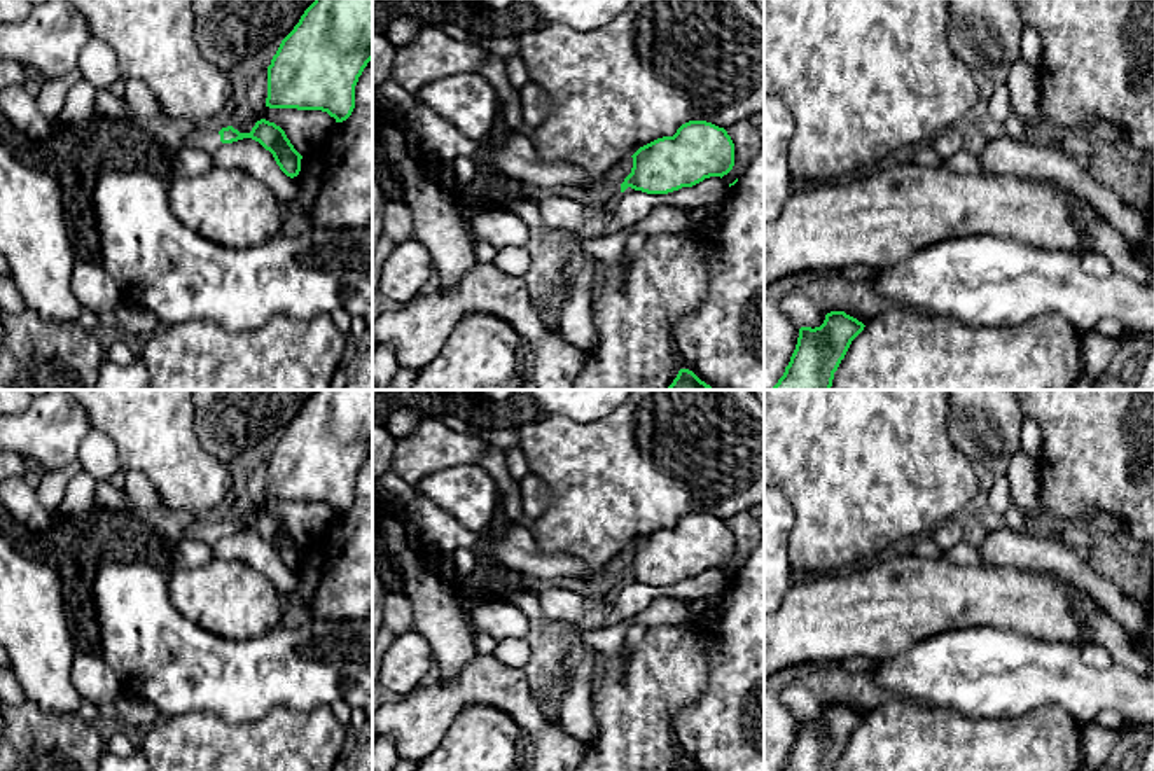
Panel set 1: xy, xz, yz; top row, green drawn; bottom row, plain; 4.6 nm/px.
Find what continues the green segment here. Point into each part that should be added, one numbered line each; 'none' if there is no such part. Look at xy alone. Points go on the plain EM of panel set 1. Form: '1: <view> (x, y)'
1: xy (208, 532)

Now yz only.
none

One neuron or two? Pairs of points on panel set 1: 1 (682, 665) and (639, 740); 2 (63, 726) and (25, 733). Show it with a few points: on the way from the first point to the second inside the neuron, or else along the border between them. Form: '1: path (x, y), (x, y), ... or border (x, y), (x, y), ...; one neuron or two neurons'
1: path (663, 684), (639, 708), (639, 721); one neuron
2: path (55, 733), (34, 733); one neuron

